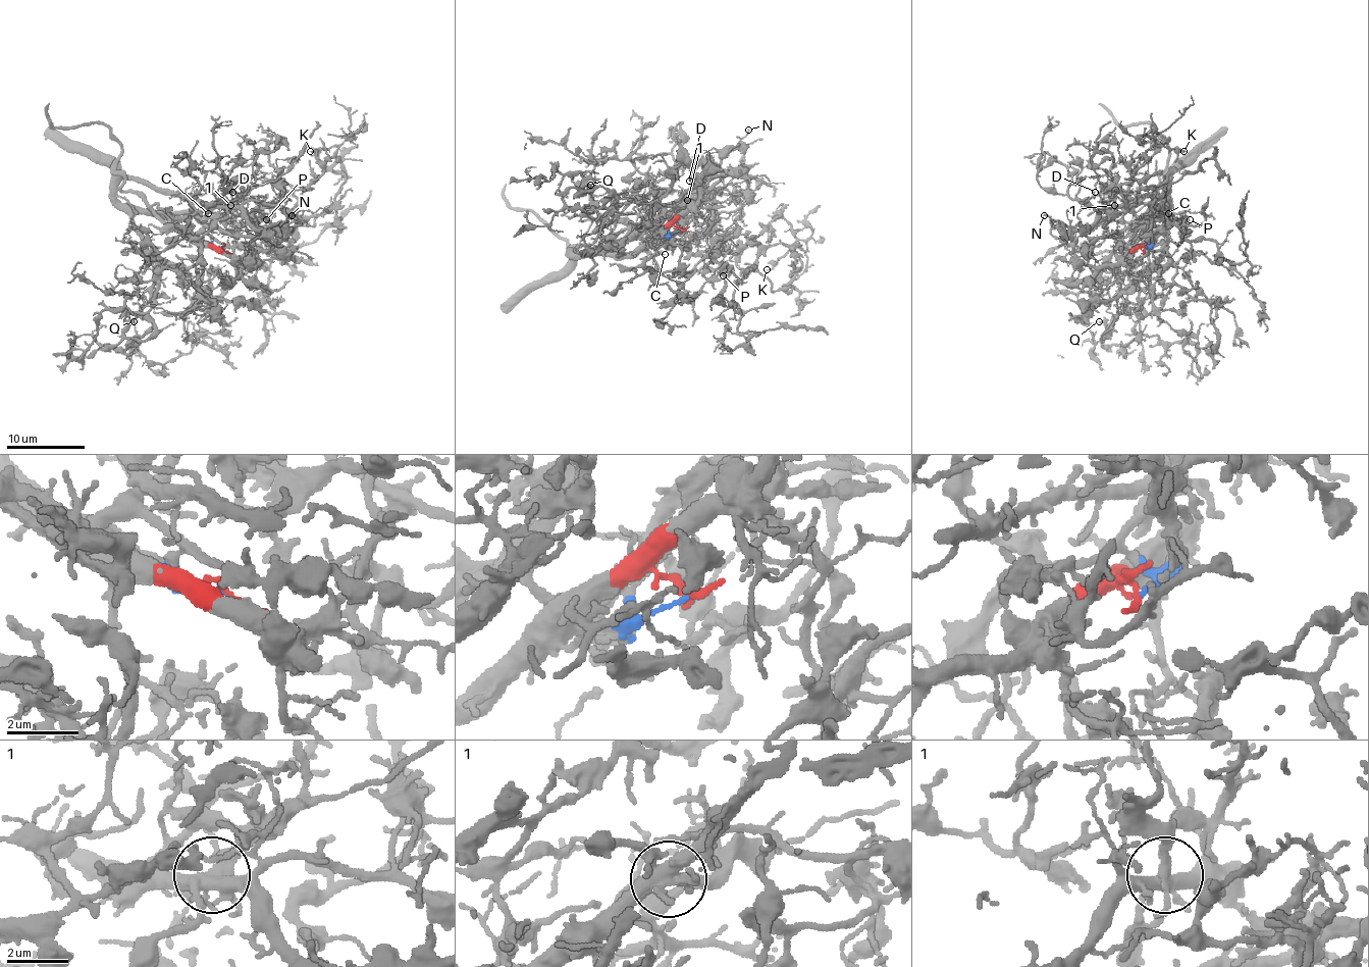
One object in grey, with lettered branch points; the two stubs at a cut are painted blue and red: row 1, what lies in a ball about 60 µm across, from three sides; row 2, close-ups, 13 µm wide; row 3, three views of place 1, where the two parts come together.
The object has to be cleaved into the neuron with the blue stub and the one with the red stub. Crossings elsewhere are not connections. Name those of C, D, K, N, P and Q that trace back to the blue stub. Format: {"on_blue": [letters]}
{"on_blue": ["K", "P", "Q"]}

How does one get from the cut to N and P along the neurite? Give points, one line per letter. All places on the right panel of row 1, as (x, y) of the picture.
N: (1144, 250), (1140, 246), (1169, 222), (1167, 180), (1134, 203), (1110, 205), (1083, 228), (1068, 228), (1043, 214)
P: (1145, 250), (1149, 246), (1142, 236), (1149, 228), (1153, 214), (1187, 216), (1191, 220)

